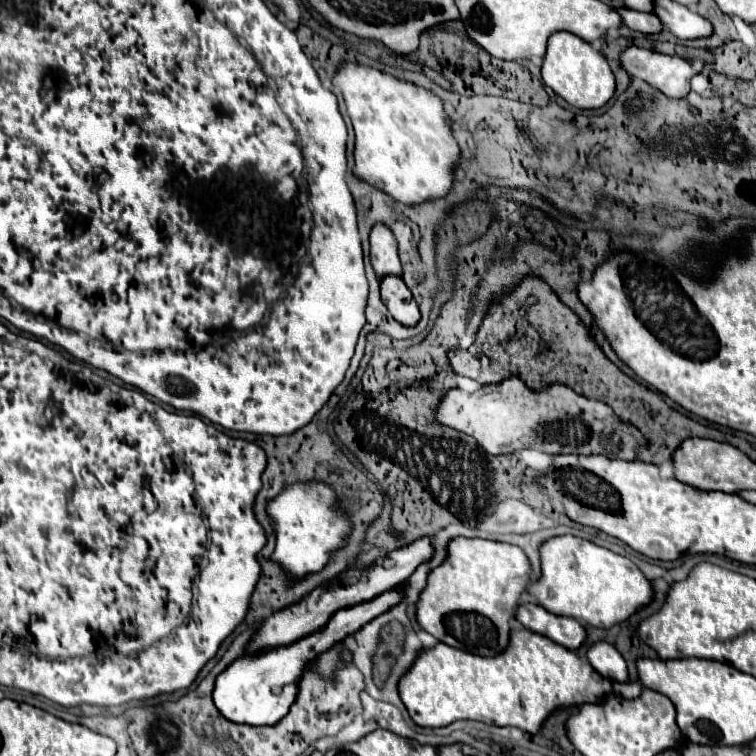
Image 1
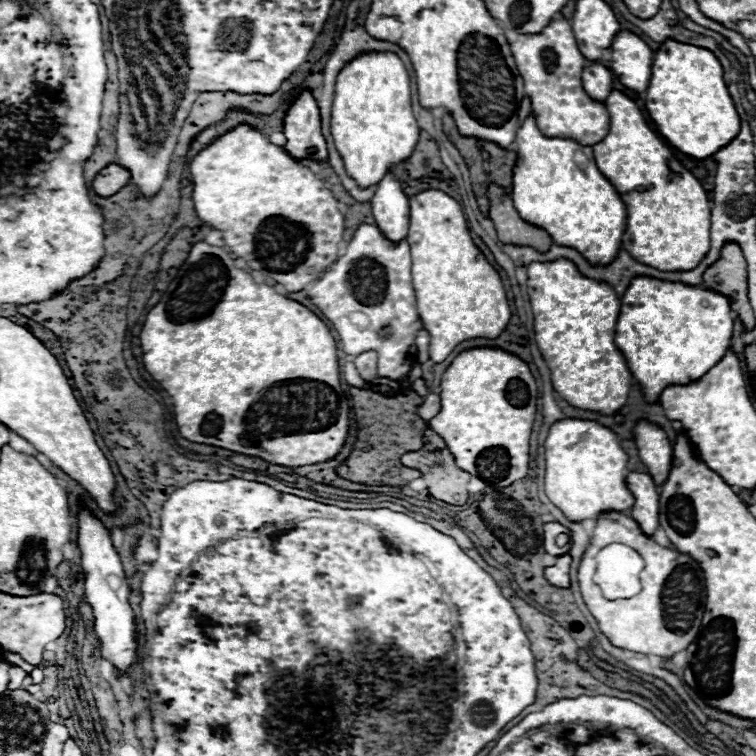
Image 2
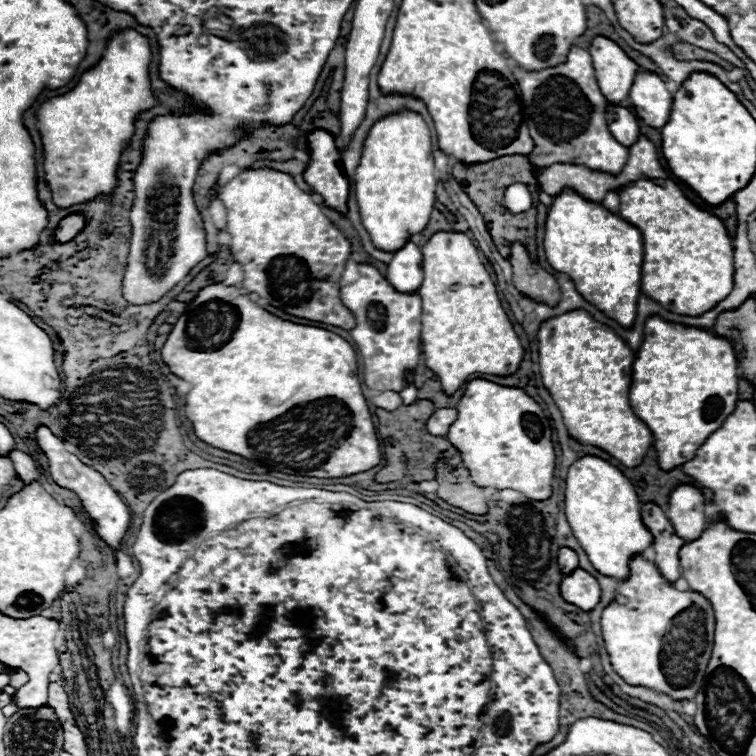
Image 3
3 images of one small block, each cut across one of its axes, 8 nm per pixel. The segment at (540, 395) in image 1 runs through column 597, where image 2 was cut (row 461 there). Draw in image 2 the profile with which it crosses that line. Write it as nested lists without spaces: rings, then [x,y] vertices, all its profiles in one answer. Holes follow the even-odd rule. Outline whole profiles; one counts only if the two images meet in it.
[[[428,428],[424,432],[424,446],[416,452],[408,452],[400,458],[400,462],[408,468],[416,468],[422,472],[422,478],[426,480],[426,486],[428,486],[428,492],[438,498],[438,500],[444,500],[448,504],[454,504],[454,506],[462,506],[466,500],[468,500],[468,490],[466,490],[466,484],[470,480],[470,474],[460,470],[456,464],[454,464],[454,456],[452,452],[448,450],[446,442],[432,430]]]

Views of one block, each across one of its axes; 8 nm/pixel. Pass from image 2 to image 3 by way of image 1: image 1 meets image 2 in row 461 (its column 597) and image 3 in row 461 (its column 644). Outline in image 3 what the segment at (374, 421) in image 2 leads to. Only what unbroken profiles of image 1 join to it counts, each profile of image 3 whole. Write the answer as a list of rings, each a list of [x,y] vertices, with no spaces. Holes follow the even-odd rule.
[[[416,400],[410,406],[400,406],[398,410],[376,410],[378,416],[378,436],[384,446],[384,460],[386,466],[376,474],[376,482],[396,482],[396,480],[408,480],[408,482],[424,482],[436,478],[436,468],[430,468],[436,460],[444,458],[446,450],[454,448],[444,436],[432,436],[426,430],[426,420],[434,414],[434,404],[430,400]]]

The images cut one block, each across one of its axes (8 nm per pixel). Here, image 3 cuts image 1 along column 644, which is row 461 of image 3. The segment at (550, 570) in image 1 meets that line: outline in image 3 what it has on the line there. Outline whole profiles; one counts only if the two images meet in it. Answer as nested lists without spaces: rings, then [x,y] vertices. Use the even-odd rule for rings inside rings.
[[[596,456],[578,458],[568,470],[564,504],[572,534],[588,554],[592,566],[614,580],[628,578],[630,558],[652,546],[652,534],[642,524],[638,494],[630,480],[606,460]]]

